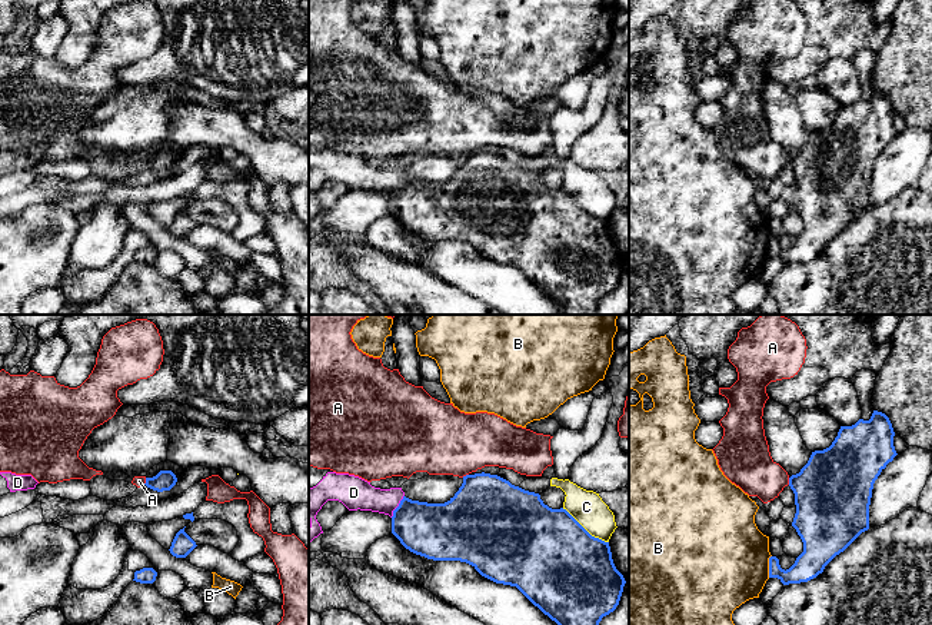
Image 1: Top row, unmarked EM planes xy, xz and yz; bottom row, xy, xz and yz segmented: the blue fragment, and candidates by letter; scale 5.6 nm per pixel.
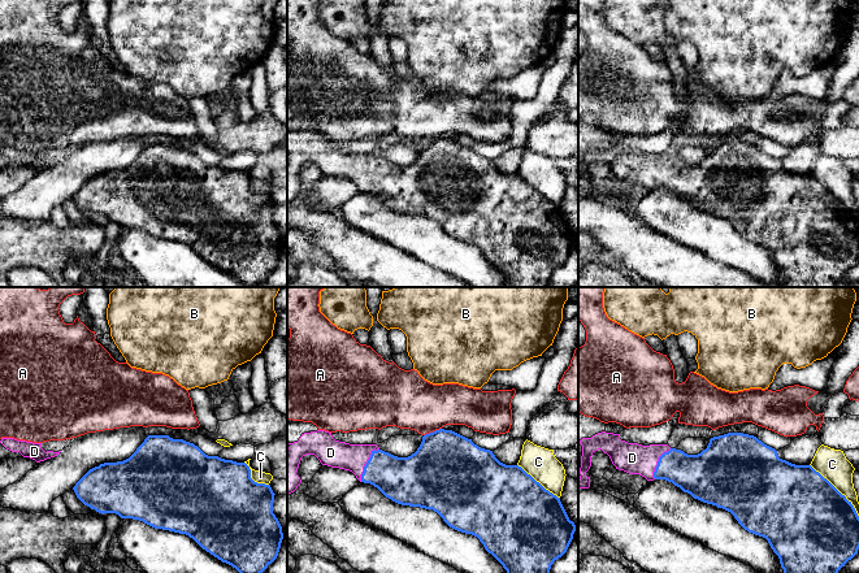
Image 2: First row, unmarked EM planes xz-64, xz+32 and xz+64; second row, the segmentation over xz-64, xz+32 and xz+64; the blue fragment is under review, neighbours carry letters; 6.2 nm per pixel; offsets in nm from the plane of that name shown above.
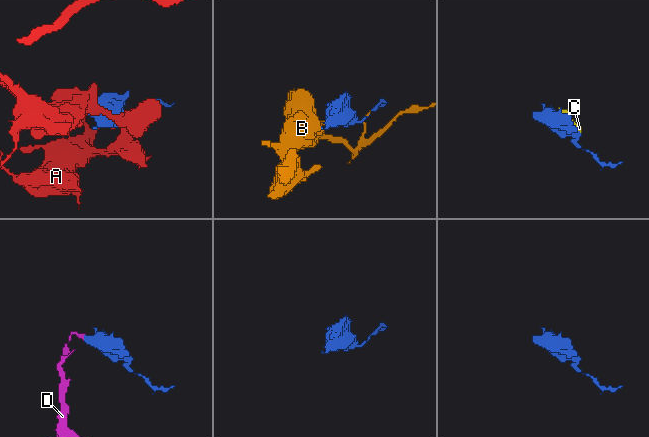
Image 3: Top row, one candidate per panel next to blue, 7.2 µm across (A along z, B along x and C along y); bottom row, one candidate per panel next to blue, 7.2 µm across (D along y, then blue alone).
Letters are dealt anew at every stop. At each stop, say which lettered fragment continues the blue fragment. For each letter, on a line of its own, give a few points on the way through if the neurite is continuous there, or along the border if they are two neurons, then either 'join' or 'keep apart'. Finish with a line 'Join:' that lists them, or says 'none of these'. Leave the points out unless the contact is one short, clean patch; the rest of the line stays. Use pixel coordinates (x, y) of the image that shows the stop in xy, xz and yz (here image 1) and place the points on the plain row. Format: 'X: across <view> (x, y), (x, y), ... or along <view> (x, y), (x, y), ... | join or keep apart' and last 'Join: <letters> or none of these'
A: along xy (146, 158), (143, 163) | keep apart
B: keep apart
C: keep apart
D: across xz (435, 210), (416, 205), (398, 186), (389, 180), (356, 173) | join
Join: D

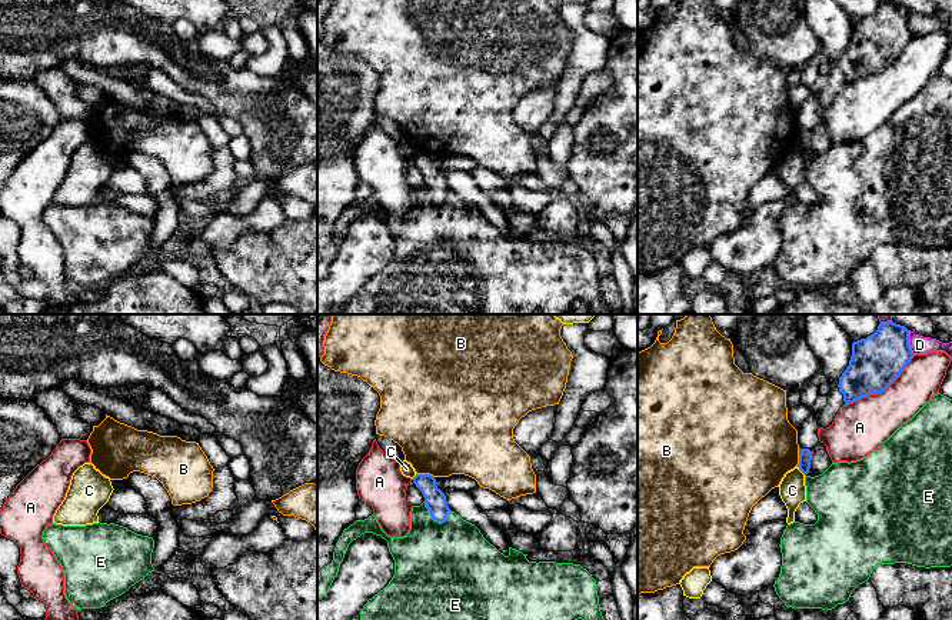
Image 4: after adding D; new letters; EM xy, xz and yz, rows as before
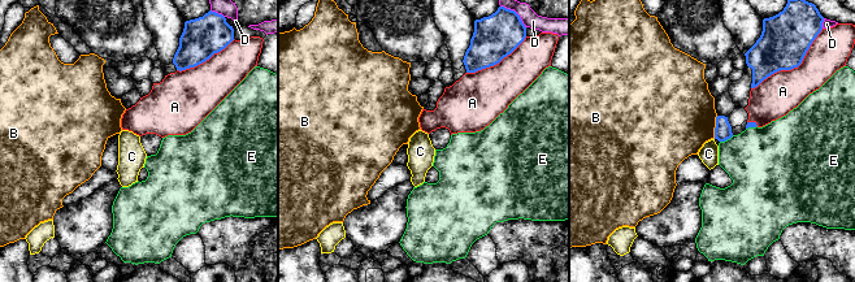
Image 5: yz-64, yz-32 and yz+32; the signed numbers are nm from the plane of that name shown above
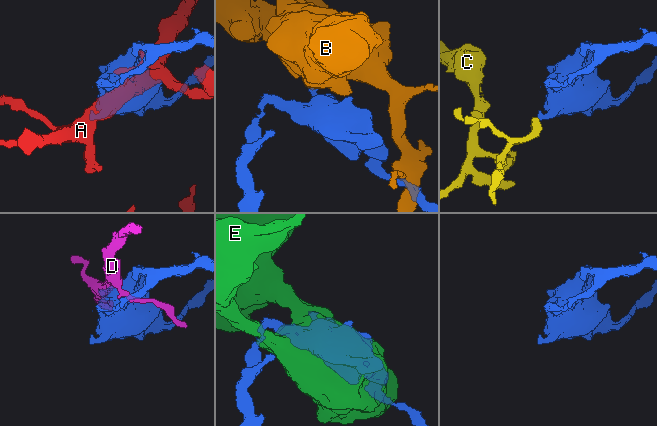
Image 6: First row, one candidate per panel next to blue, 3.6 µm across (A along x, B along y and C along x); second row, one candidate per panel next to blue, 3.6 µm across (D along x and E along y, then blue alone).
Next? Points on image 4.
A: keep apart
B: keep apart
C: along yz (798, 146), (805, 154) | keep apart
D: keep apart
E: keep apart
Join: none of these

